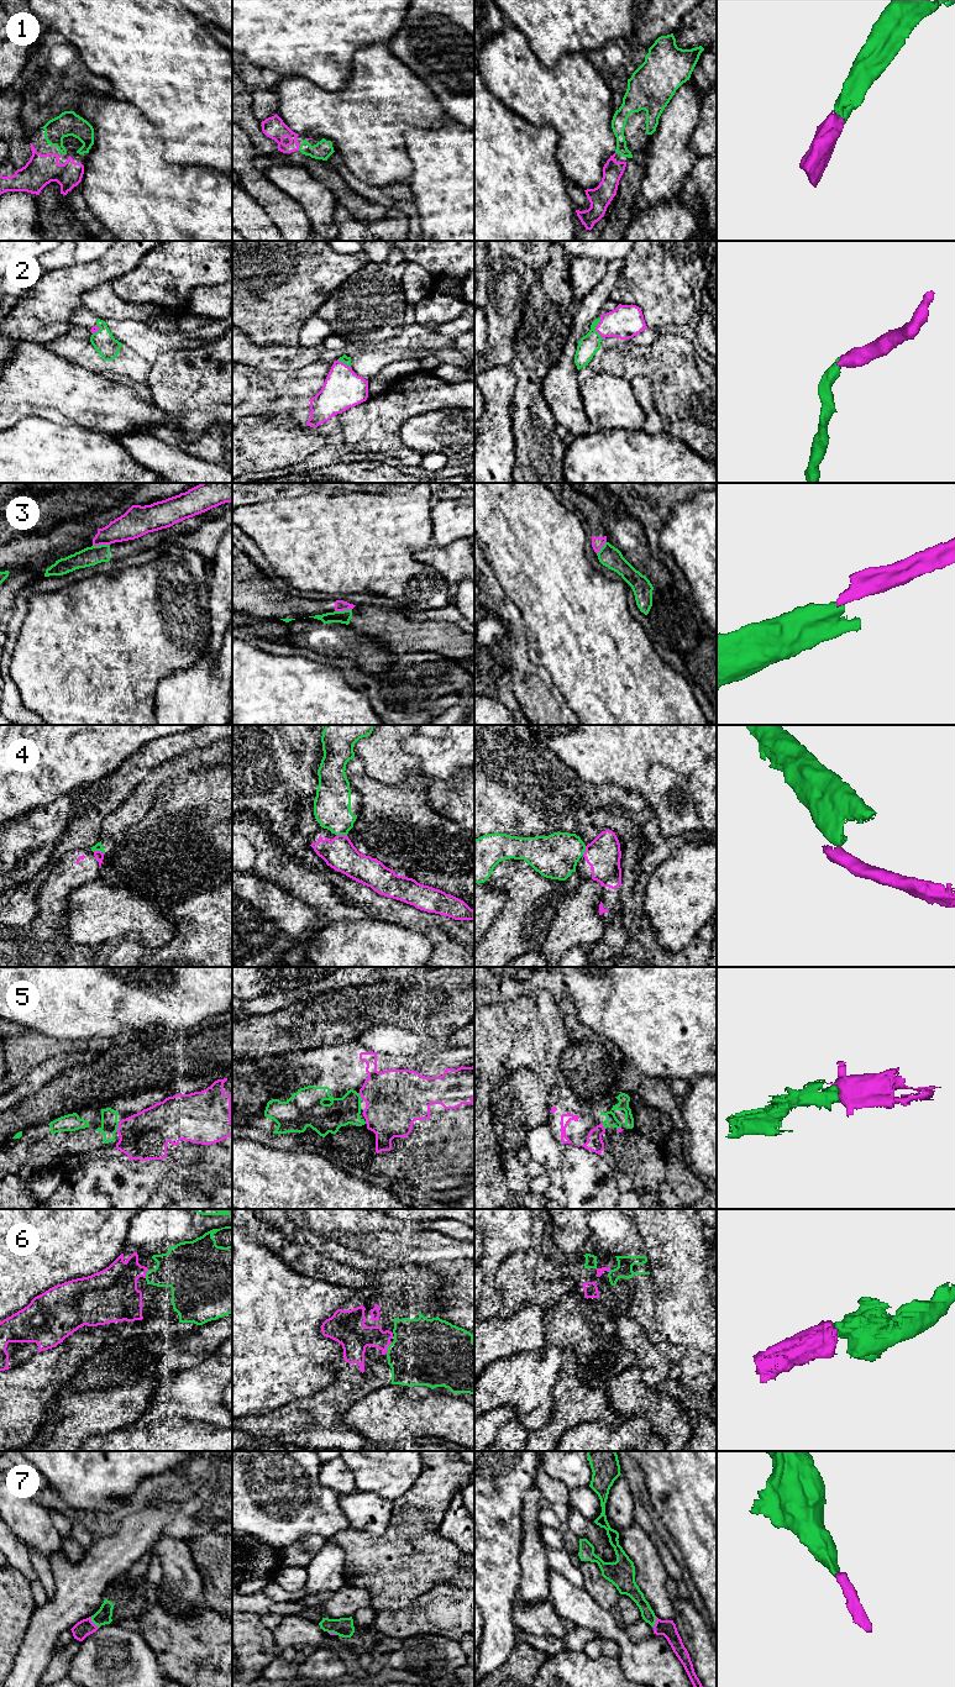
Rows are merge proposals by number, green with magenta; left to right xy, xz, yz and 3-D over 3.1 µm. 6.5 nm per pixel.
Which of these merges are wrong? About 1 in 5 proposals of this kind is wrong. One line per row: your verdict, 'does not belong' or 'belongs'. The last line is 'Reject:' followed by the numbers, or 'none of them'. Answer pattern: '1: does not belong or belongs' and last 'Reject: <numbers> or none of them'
1: belongs
2: belongs
3: does not belong
4: does not belong
5: belongs
6: belongs
7: belongs
Reject: 3, 4

